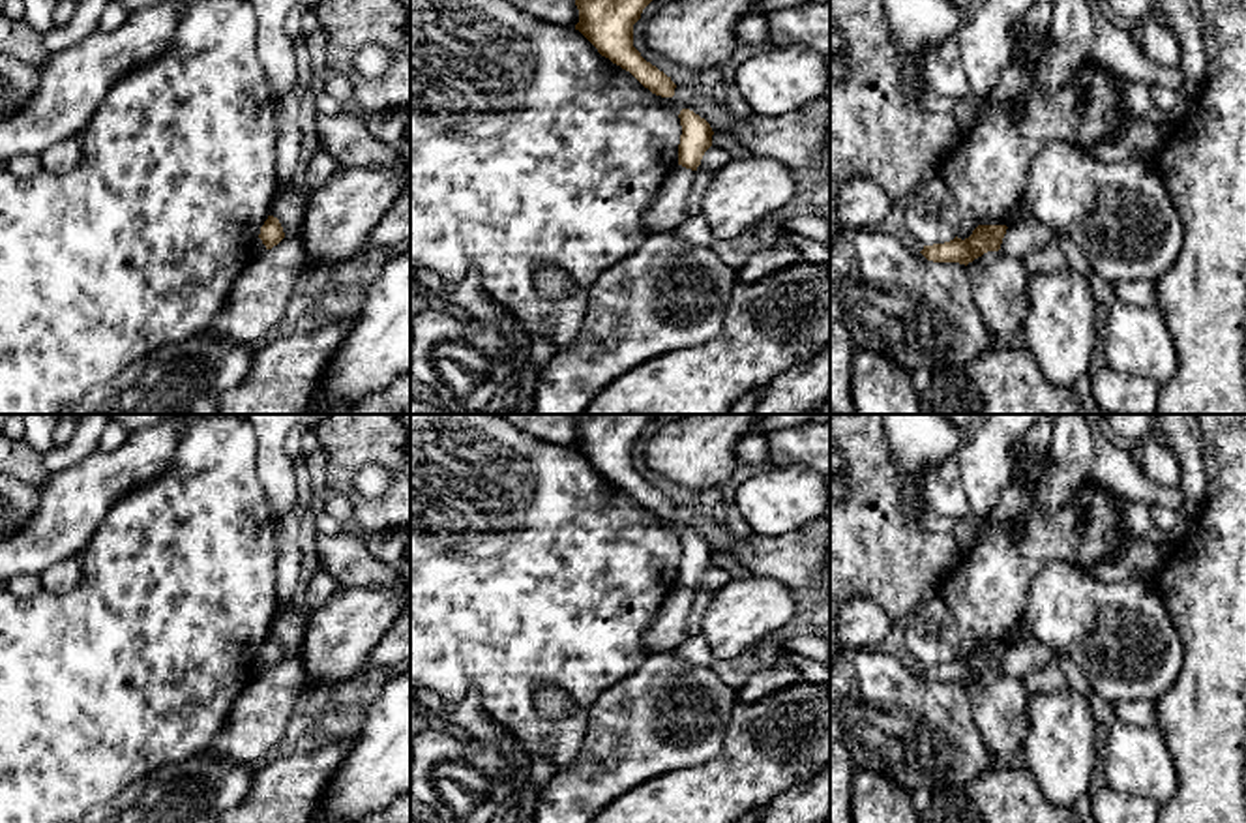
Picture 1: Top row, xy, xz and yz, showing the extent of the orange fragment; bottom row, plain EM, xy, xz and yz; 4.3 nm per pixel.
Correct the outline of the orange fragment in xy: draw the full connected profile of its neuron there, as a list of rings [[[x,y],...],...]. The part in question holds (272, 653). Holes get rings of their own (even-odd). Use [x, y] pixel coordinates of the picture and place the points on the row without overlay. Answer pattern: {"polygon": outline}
{"polygon": [[[268,636],[264,645],[260,647],[259,658],[262,660],[266,669],[272,669],[274,666],[277,666],[285,658],[279,639],[274,636]]]}

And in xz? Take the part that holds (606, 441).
{"polygon": [[[575,414],[579,450],[601,476],[630,491],[645,508],[673,517],[676,504],[633,467],[633,444],[658,414]]]}

